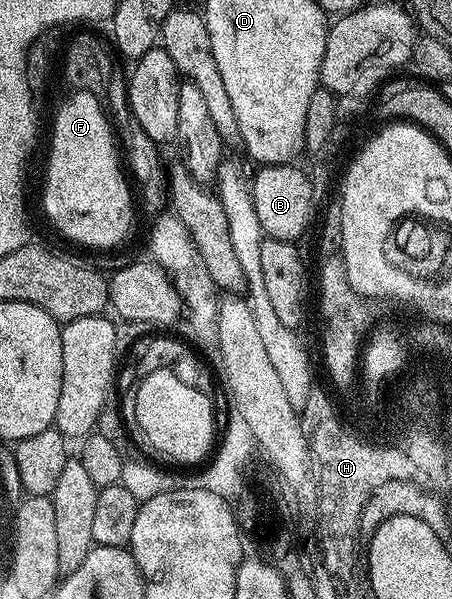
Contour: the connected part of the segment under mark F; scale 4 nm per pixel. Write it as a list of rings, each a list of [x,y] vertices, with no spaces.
[[[77,90],[71,94],[57,109],[52,123],[52,148],[48,151],[48,168],[44,171],[44,215],[72,243],[81,243],[84,247],[116,247],[132,227],[134,191],[122,166],[117,137],[101,96]]]

